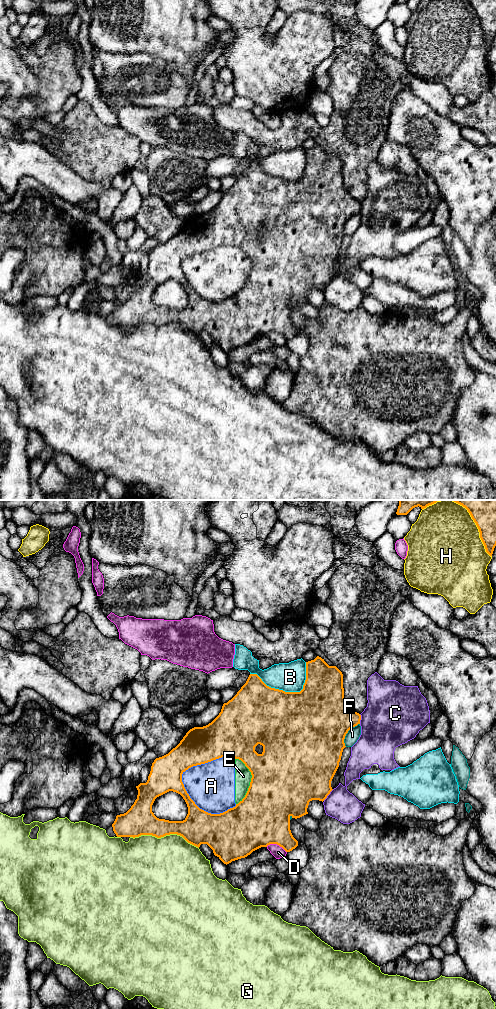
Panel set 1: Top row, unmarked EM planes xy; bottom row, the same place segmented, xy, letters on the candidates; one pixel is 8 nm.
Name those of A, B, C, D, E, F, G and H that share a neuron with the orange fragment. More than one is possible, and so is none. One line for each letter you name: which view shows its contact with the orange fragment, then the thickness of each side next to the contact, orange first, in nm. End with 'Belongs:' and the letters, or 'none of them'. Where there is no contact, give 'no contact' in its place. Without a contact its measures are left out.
Belongs: none of them

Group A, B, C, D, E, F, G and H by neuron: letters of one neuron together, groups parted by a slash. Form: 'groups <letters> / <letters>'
groups A E / B / C / D / F / G / H

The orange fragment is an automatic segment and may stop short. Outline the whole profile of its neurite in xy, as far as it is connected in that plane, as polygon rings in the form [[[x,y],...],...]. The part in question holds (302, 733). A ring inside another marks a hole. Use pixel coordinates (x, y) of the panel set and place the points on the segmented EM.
[[[319,656],[306,662],[306,680],[300,692],[271,688],[257,674],[250,674],[246,683],[231,700],[223,704],[221,712],[211,723],[190,729],[175,748],[154,760],[147,782],[136,786],[137,799],[126,813],[116,816],[112,824],[113,831],[117,837],[133,838],[141,835],[161,838],[177,834],[198,848],[201,844],[207,844],[226,865],[270,844],[277,844],[290,852],[298,846],[290,830],[290,818],[297,819],[308,814],[310,801],[323,802],[333,790],[331,781],[346,747],[345,736],[350,729],[360,724],[360,720],[361,715],[344,698],[342,672],[336,666],[329,666]],[[222,757],[241,760],[252,778],[245,797],[235,807],[220,814],[211,814],[200,809],[190,798],[182,782],[182,774],[193,766]],[[169,791],[180,794],[187,804],[188,814],[183,821],[159,819],[152,812],[155,799]]]

